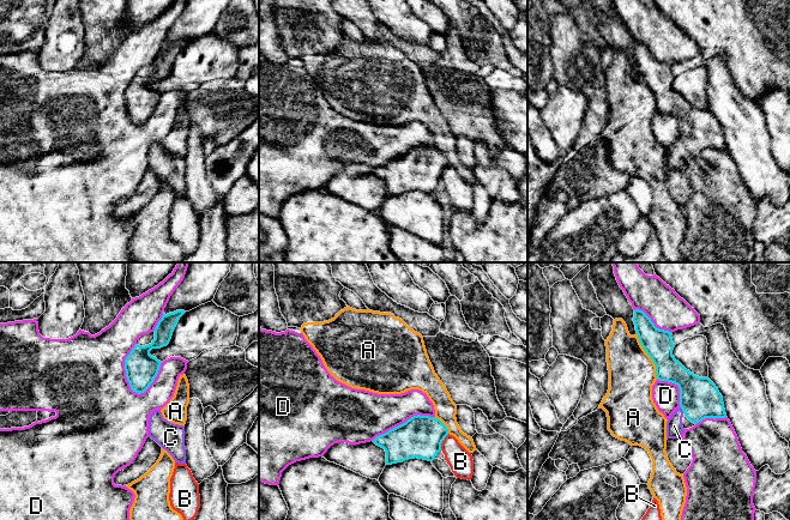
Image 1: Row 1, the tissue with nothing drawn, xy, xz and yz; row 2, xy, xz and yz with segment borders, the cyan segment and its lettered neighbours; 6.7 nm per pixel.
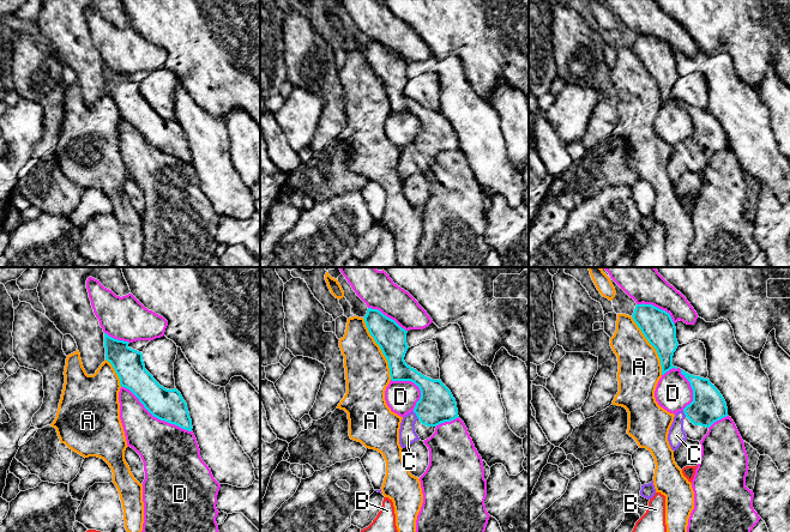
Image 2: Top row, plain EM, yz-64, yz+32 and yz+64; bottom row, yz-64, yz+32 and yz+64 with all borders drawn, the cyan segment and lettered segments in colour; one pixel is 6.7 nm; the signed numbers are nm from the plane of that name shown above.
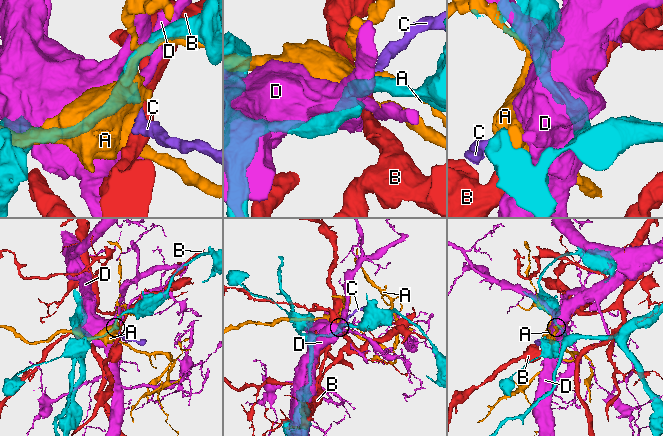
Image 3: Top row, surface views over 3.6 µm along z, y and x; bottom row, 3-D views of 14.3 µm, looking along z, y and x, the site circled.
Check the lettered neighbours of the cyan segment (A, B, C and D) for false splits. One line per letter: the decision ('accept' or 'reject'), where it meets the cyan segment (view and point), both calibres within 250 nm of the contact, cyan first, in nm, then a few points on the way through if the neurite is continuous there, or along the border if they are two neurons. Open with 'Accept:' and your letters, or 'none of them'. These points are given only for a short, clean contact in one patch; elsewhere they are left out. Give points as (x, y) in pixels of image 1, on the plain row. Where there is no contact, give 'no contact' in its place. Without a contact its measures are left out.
Accept: C
A: reject; meets cyan in yz at (649, 86); 190 nm thick on the cyan side, 320 nm on the other
B: reject; meets cyan in xz at (441, 174); 280 nm thick on the cyan side, 160 nm on the other
C: accept; meets cyan in yz at (682, 141); 280 nm thick on the cyan side, 110 nm on the other; runs through yz (699, 130), (682, 141), (677, 146), (674, 157)
D: reject; meets cyan in xy at (125, 101); 220 nm thick on the cyan side, 500 nm on the other

